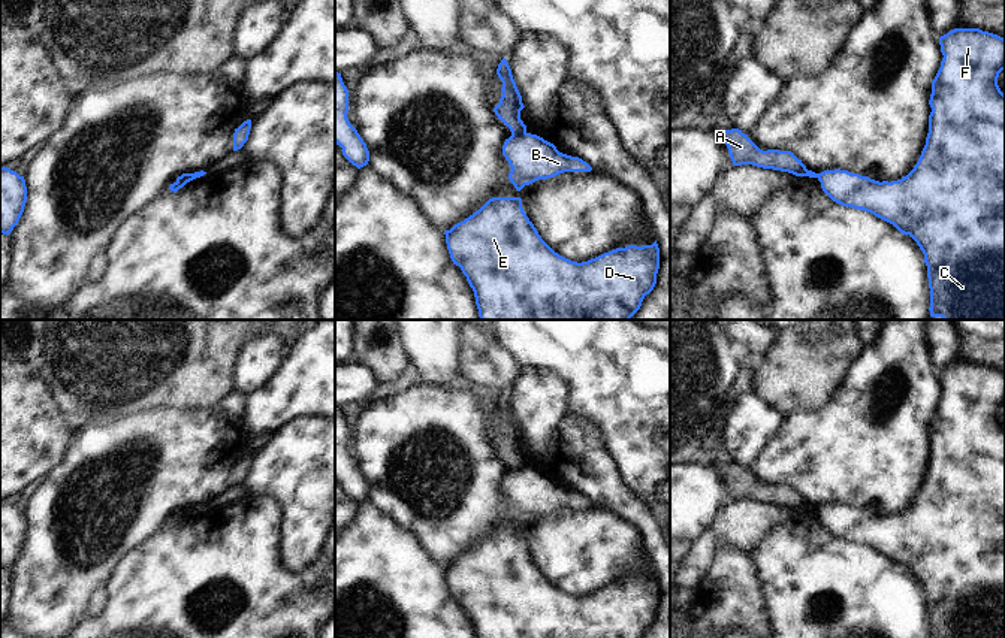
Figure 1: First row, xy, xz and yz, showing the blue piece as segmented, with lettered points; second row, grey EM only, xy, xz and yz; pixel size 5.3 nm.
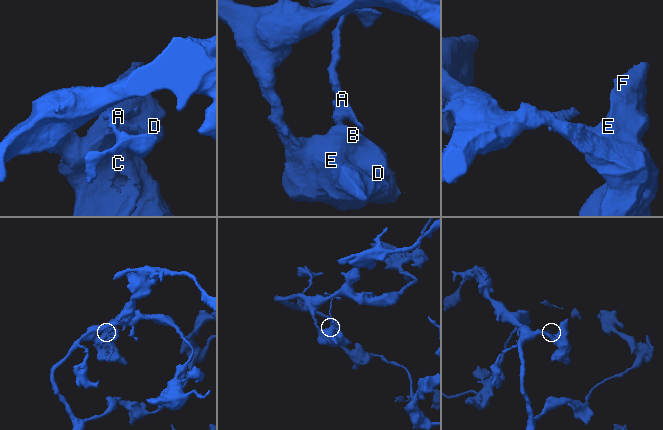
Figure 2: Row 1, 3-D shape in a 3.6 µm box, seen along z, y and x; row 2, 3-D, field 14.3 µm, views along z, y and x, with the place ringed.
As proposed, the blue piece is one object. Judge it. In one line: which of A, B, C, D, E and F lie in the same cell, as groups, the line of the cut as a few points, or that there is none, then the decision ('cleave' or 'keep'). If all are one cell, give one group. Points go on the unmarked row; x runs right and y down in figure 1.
A / B C D E F; cut in xz along (525, 466), (512, 471); cleave

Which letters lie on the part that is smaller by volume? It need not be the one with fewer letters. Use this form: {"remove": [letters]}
{"remove": ["A"]}

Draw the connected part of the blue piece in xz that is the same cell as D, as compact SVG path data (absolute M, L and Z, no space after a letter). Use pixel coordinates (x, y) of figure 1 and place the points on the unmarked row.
M492 532L473 550L455 559L450 565L446 565L444 569L450 593L467 611L467 616L474 626L476 638L642 638L645 631L654 625L660 604L660 583L657 575L652 580L616 583L582 598L559 590L541 574L537 563L523 547L520 532Z

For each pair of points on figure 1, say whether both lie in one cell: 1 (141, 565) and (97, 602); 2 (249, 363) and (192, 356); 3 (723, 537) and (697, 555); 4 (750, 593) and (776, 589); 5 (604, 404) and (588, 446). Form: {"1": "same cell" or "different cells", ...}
{"1": "different cells", "2": "different cells", "3": "same cell", "4": "different cells", "5": "different cells"}

